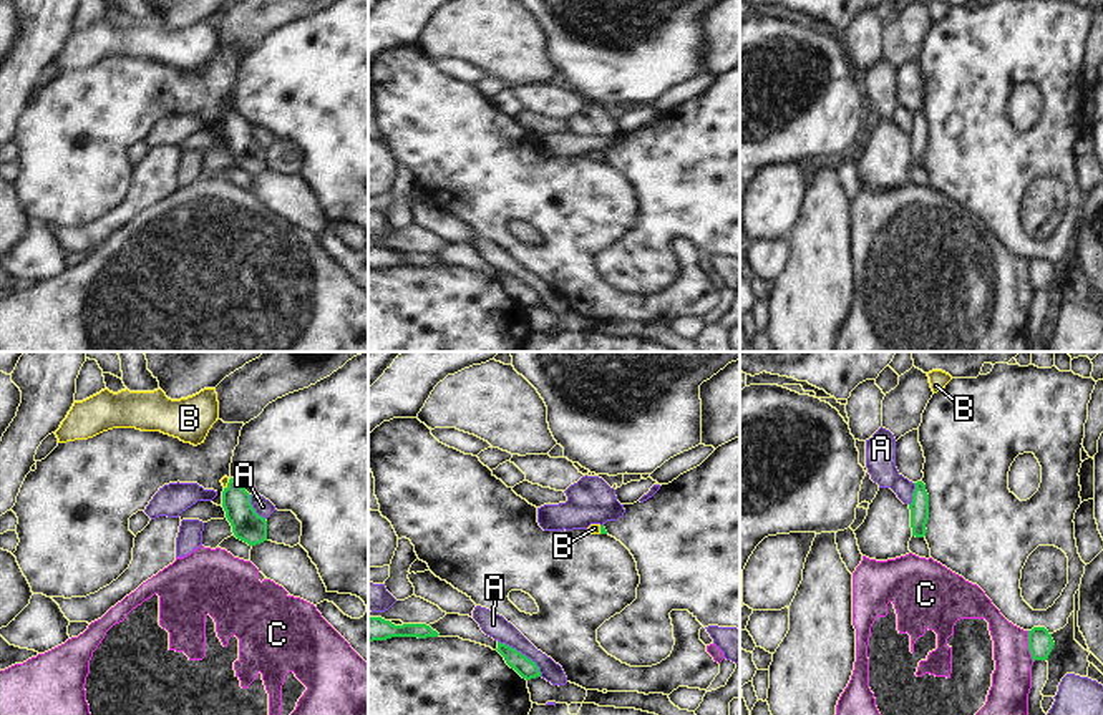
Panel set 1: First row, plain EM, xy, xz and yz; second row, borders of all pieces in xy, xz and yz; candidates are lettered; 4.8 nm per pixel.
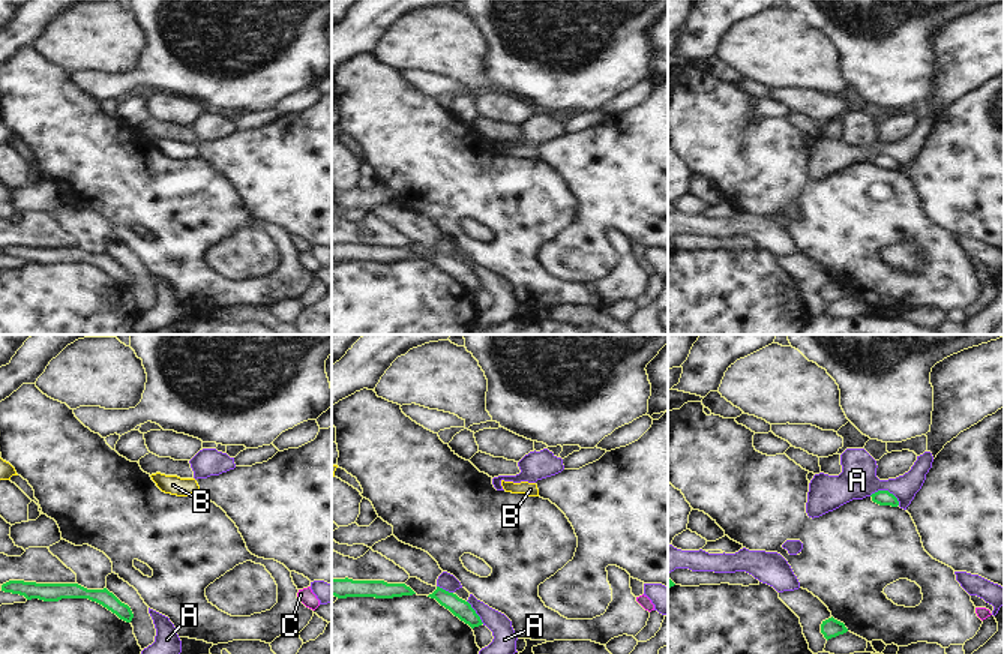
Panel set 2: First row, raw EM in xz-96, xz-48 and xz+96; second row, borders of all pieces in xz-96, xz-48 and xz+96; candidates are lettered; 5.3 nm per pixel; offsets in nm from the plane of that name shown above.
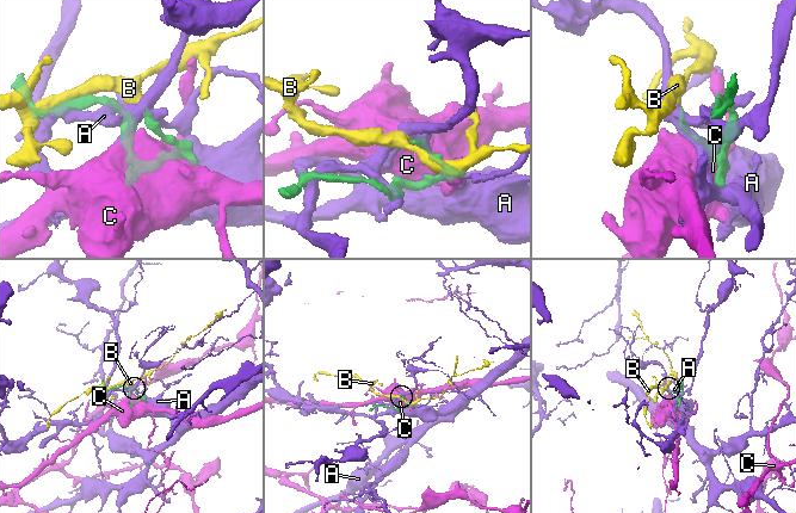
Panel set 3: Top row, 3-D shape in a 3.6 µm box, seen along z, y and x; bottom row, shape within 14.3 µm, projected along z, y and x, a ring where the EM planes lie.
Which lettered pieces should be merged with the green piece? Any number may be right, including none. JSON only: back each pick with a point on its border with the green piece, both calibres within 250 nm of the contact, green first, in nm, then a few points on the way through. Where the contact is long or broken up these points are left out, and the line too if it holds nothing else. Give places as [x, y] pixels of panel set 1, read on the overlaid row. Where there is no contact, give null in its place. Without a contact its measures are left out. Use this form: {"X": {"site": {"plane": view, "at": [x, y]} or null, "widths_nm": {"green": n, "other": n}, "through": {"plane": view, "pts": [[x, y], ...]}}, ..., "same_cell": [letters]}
{"B": {"site": {"plane": "xy", "at": [228, 485]}, "widths_nm": {"green": 150, "other": 40}, "through": {"plane": "xy", "pts": [[247, 526], [228, 485], [224, 480]]}}, "same_cell": ["B"]}

